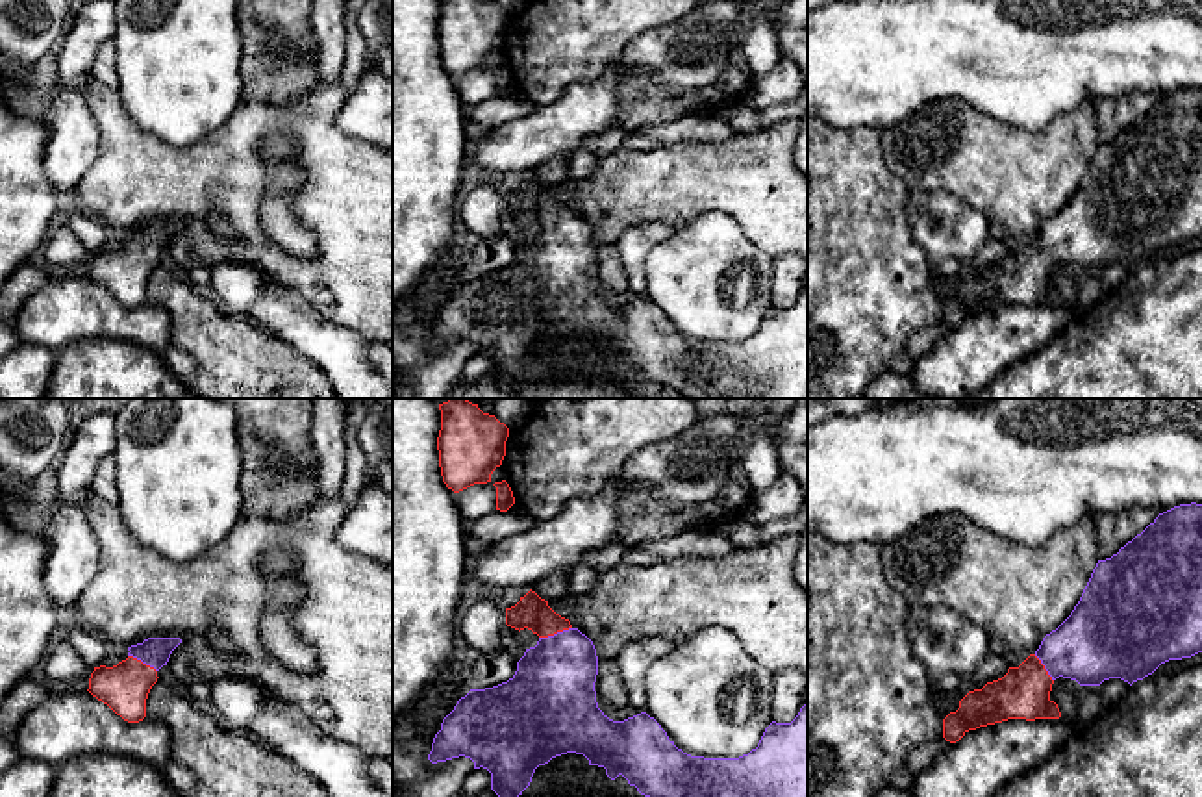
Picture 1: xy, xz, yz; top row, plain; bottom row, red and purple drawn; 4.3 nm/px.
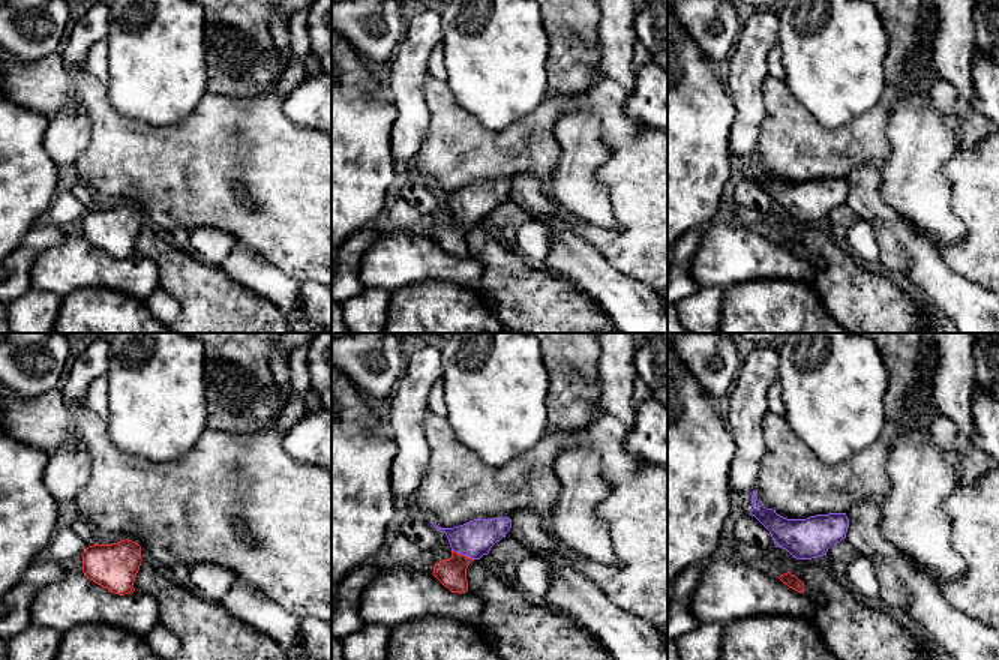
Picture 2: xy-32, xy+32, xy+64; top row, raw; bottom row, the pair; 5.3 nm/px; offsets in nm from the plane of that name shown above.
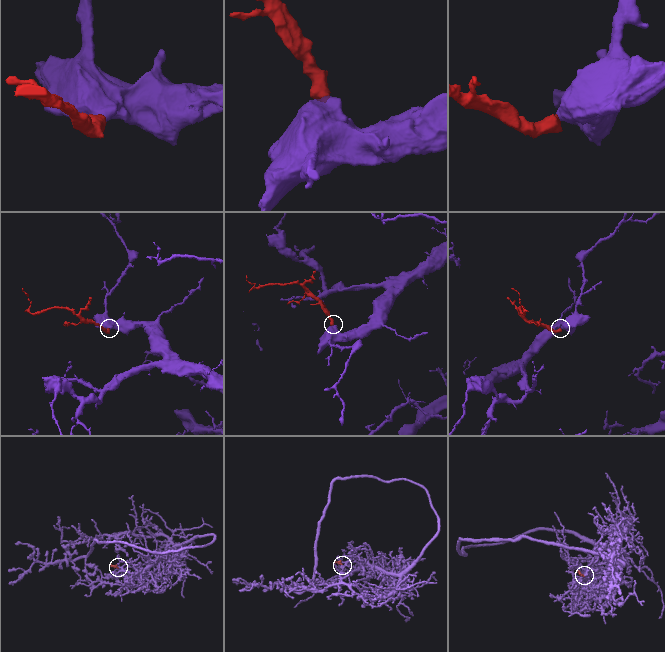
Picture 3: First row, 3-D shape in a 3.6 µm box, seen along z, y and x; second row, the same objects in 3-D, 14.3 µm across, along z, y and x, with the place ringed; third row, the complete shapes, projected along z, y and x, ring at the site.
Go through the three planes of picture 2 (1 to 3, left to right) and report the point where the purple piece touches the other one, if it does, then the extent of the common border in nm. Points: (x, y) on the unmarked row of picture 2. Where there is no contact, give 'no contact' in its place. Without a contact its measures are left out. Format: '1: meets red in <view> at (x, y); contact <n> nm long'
1: no contact
2: meets red in xy+32 at (461, 218); contact 130 nm long
3: no contact

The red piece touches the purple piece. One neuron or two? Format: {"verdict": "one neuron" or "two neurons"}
{"verdict": "one neuron"}

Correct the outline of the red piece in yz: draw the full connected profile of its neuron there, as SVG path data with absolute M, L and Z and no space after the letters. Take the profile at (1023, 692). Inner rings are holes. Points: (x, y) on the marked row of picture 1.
M1191 502L1159 513L1117 554L1098 560L1071 615L1046 634L1039 649L1019 667L1009 667L1002 678L969 691L959 701L959 708L943 719L943 738L956 743L969 730L1008 719L1059 719L1061 712L1050 699L1052 684L1059 677L1076 680L1080 686L1100 686L1109 678L1121 678L1132 686L1152 675L1161 664L1198 652L1202 652L1202 504Z

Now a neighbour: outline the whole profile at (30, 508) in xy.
M54 467L30 484L13 482L4 489L7 521L26 534L52 538L57 506L57 471Z

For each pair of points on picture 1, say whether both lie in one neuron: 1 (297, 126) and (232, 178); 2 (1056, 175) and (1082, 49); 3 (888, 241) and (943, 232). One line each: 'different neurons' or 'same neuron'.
1: same neuron
2: different neurons
3: different neurons

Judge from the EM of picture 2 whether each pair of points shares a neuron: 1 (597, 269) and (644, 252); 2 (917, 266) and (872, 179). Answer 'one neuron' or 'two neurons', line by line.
1: two neurons
2: one neuron

